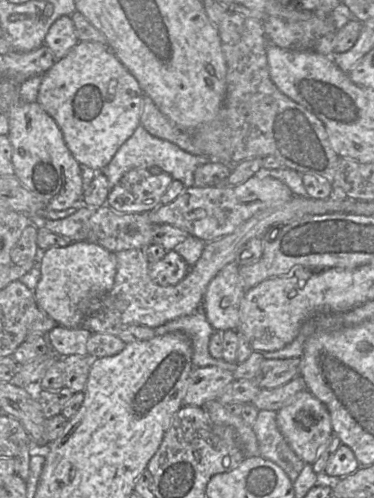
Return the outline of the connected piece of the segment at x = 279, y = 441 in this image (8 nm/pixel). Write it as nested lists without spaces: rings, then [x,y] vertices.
[[[260,410],[252,425],[257,437],[259,454],[281,467],[292,481],[301,473],[305,463],[294,453],[279,431],[277,411]]]

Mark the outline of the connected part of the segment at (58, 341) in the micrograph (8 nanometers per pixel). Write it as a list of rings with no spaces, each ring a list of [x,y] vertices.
[[[54,327],[49,333],[50,342],[59,357],[69,355],[87,356],[86,343],[93,332],[87,327]]]

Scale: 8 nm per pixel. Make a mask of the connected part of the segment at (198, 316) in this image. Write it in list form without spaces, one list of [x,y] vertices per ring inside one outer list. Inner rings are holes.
[[[201,307],[191,315],[177,318],[159,326],[156,331],[159,335],[170,332],[182,332],[187,335],[192,346],[192,364],[194,367],[216,366],[230,372],[237,368],[238,363],[216,359],[210,354],[210,338],[215,330]]]

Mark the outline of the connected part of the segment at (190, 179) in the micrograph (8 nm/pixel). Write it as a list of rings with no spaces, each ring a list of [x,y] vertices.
[[[138,126],[134,133],[118,149],[110,163],[102,170],[110,187],[116,185],[124,174],[136,168],[158,167],[162,172],[166,172],[175,181],[179,181],[185,187],[194,186],[195,170],[209,159],[206,156],[199,156],[188,153],[178,147],[176,144],[167,140],[158,138],[148,133],[144,127]]]

